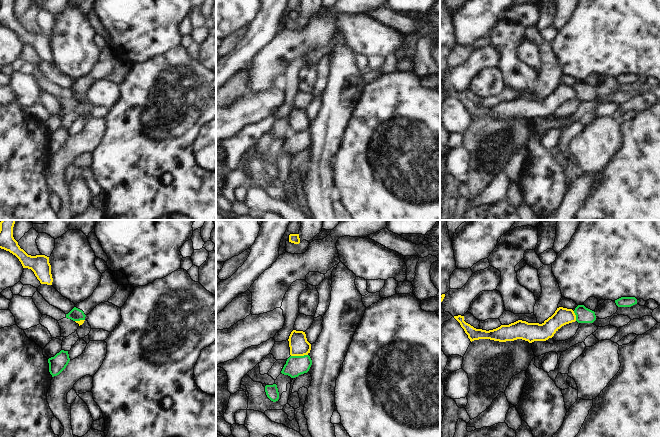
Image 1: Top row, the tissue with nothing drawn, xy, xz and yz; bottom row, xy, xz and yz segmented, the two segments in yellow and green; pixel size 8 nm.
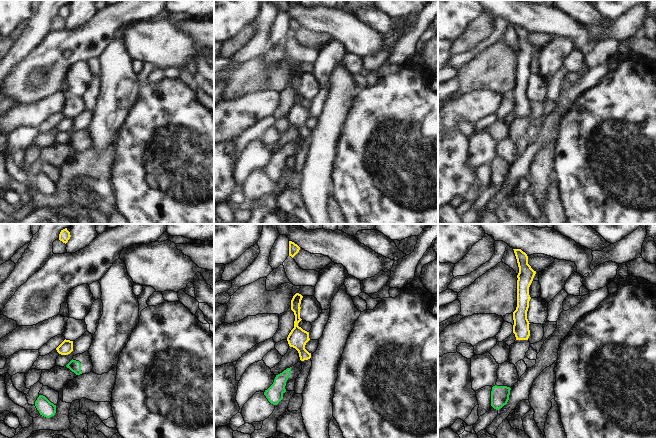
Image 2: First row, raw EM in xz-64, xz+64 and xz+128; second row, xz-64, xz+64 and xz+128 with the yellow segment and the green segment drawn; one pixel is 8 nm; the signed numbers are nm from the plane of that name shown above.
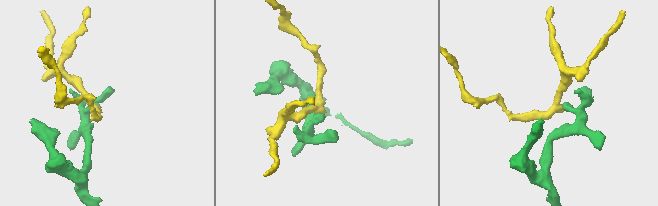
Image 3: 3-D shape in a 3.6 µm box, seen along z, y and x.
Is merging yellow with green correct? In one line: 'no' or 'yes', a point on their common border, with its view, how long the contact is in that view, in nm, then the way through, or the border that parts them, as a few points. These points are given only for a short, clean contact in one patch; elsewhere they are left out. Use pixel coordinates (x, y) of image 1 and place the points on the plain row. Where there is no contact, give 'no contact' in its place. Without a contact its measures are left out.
no; meets yellow in xz at (299, 131); contact 140 nm long; border along xz (307, 130), (291, 132)

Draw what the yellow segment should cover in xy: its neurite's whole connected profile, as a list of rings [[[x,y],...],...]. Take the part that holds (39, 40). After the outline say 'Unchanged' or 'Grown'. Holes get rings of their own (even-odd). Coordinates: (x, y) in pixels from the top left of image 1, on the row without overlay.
[[[0,0],[0,24],[15,31],[23,44],[31,45],[41,60],[52,61],[51,41],[45,31],[28,31],[13,13],[14,0]]]. Unchanged

